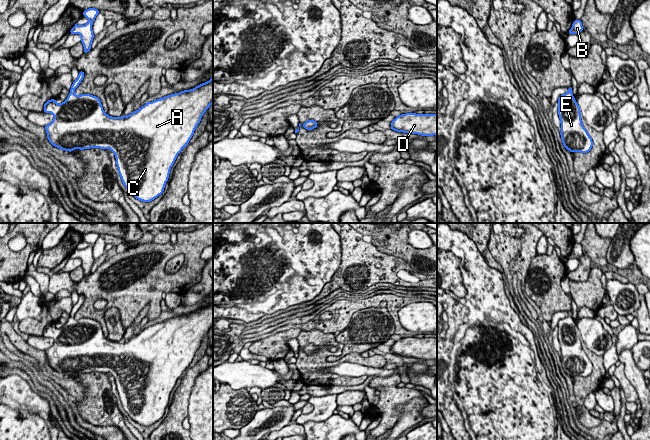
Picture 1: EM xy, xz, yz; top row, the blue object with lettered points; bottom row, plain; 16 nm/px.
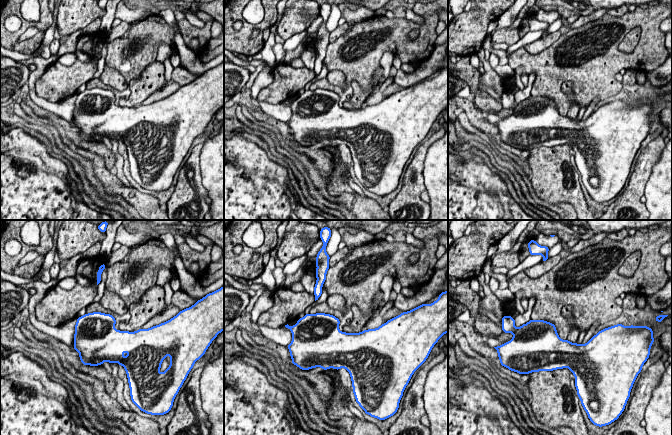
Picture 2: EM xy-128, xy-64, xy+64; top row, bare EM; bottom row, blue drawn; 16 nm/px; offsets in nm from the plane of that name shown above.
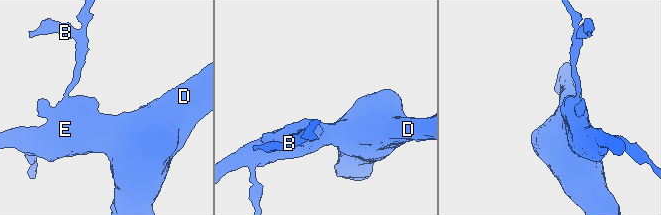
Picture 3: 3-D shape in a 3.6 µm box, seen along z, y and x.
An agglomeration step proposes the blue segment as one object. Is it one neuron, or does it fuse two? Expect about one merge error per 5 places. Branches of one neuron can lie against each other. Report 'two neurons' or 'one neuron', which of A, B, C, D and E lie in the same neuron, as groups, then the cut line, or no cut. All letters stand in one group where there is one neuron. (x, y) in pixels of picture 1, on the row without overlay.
one neuron | A B C D E | no cut

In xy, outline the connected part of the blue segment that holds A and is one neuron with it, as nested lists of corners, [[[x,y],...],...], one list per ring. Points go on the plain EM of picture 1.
[[[79,295],[67,323],[61,328],[57,328],[56,323],[45,326],[43,335],[54,339],[53,345],[44,350],[47,363],[69,377],[74,373],[111,373],[121,404],[131,419],[143,426],[154,424],[163,417],[178,378],[188,369],[204,336],[213,328],[213,300],[193,313],[146,326],[137,335],[122,341],[106,338],[96,320],[74,318],[84,300],[84,295]]]

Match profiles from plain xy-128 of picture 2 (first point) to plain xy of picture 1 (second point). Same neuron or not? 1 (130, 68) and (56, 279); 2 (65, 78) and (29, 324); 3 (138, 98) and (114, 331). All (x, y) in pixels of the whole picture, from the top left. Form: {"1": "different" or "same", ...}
{"1": "same", "2": "same", "3": "same"}

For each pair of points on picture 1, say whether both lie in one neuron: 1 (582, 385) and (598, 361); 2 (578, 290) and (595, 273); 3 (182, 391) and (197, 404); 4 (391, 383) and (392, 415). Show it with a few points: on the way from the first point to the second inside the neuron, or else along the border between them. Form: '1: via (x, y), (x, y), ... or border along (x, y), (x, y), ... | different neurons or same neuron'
1: via (589, 381), (598, 372), (598, 368) | same neuron
2: via (583, 289), (594, 278) | same neuron
3: border along (199, 375), (191, 391), (186, 416) | different neurons
4: via (391, 391), (391, 407) | same neuron

